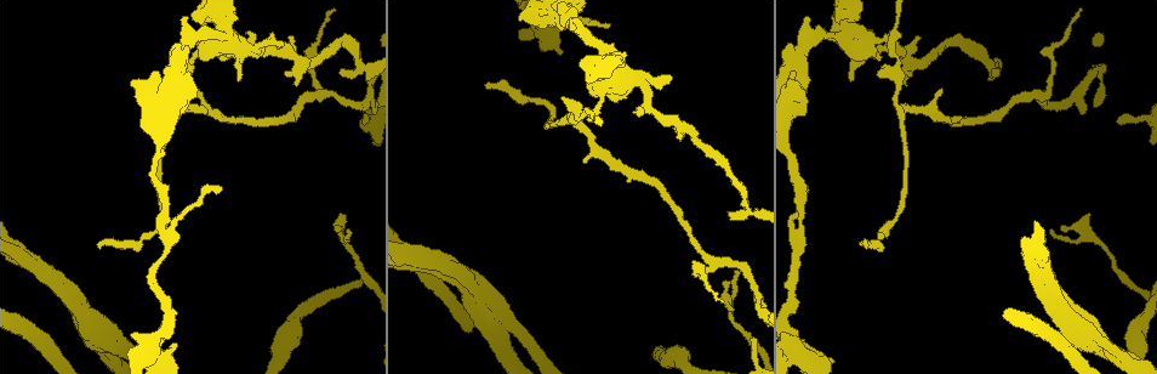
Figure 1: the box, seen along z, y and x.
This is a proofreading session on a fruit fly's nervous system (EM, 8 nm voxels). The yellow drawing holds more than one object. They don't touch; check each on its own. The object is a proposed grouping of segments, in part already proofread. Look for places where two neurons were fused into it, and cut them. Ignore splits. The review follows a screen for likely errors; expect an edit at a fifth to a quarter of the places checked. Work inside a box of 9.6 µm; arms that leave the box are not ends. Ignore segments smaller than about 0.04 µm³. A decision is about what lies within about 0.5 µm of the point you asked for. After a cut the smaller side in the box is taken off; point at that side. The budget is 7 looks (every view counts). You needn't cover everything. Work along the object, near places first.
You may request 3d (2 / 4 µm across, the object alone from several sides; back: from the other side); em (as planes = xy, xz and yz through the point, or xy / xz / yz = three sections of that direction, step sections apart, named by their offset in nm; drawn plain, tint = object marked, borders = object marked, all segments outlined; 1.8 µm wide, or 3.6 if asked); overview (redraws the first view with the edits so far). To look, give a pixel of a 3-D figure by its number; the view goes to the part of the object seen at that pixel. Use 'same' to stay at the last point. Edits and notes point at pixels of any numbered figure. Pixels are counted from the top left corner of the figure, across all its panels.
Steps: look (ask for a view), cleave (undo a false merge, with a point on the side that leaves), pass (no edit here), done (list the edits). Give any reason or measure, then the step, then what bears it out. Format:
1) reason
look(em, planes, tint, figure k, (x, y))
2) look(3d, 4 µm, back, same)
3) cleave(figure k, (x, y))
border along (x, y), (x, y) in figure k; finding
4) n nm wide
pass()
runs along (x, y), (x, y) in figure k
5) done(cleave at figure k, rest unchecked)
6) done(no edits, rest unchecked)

calibre changes
look(em, 3.6 µm, xz, step 16, tint, figure 1, (108, 342))

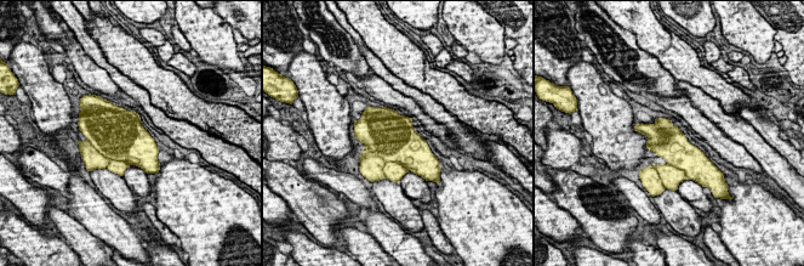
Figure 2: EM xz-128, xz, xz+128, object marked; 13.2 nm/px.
look(em, 3.6 µm, planes, tint, same)

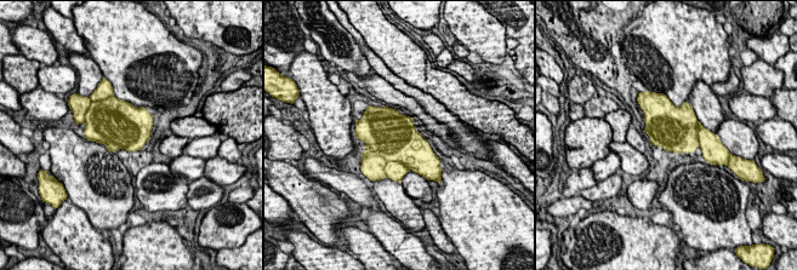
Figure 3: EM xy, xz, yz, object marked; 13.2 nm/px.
600 nm wide
cleave(figure 3, (373, 167))
border along (366, 149), (386, 161), (387, 176) in figure 3; a second neuron is stuck on

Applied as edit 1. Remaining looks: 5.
see it whole again
look(overview)

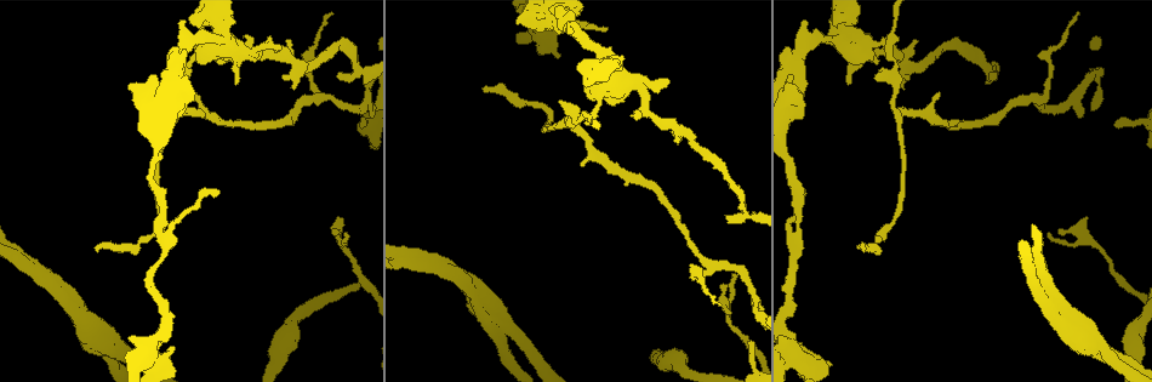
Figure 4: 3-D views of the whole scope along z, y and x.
abrupt turn
look(em, 3.6 µm, xz, step 8, tint, figure 4, (884, 230))

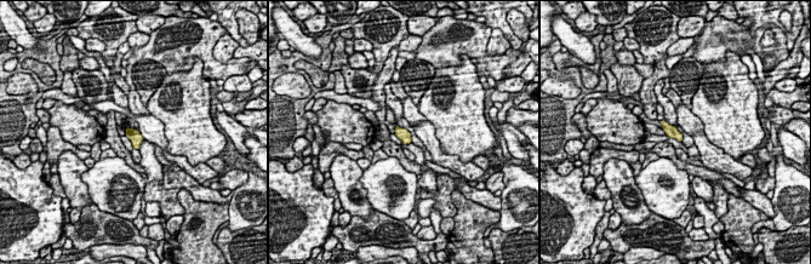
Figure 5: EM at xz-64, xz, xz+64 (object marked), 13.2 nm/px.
look(em, 3.6 µm, planes, tint, same)

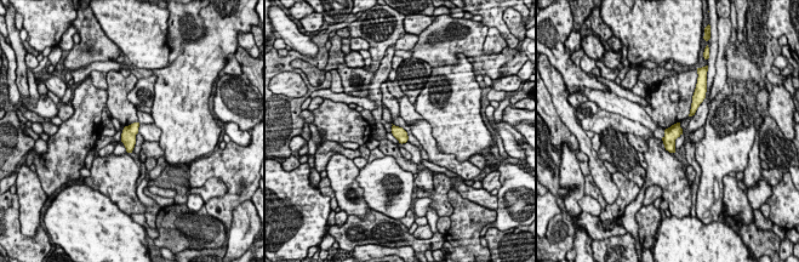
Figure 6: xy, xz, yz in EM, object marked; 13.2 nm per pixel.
pass()
one neuron here

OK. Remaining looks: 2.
four or more arms meet
look(em, 3.6 µm, planes, plain, figure 4, (225, 39))

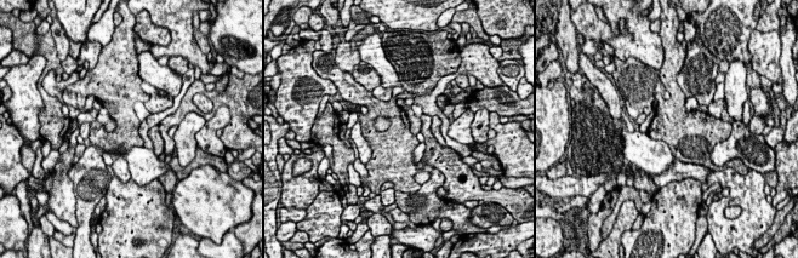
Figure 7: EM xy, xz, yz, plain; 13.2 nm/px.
with the object marked
look(em, 3.6 µm, planes, tint, same)

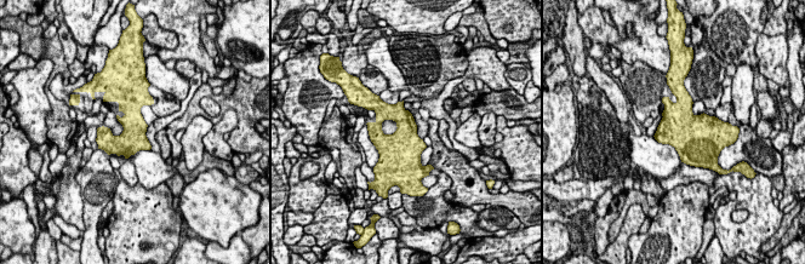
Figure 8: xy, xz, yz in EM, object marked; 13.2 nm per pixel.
pass()
continuous, no second neuron

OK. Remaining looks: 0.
done(cleave at figure 3, rest unchecked)

